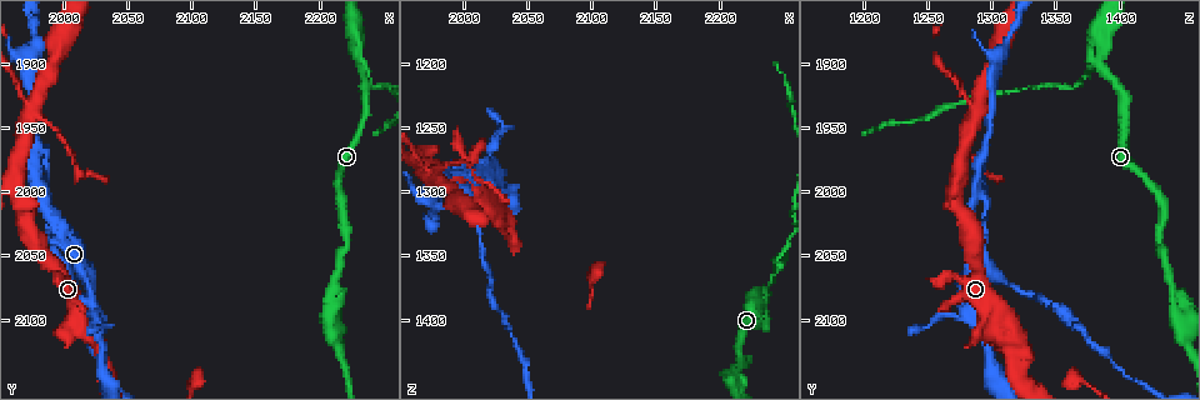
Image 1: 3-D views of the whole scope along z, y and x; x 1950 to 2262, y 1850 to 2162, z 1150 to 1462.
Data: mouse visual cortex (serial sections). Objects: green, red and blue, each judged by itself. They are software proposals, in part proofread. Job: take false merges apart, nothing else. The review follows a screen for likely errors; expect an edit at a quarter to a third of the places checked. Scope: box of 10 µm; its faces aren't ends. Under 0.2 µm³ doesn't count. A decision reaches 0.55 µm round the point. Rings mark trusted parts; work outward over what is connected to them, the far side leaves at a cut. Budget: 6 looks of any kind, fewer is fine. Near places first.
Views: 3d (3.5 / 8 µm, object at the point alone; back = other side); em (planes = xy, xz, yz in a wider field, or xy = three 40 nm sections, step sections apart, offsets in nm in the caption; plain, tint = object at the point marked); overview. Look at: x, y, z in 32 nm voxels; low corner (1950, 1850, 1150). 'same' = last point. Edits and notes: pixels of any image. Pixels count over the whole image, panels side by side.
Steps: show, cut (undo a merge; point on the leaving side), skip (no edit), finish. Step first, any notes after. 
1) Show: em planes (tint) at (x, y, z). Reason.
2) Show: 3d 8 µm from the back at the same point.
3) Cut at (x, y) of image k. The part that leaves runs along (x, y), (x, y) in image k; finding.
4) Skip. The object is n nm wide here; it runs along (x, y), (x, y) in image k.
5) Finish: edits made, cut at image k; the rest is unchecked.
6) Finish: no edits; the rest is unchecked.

Show: 3d 3.5 µm at (2236, 1902, 1384). Arms part here.

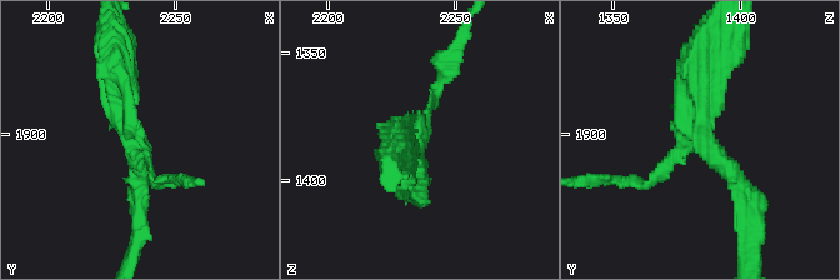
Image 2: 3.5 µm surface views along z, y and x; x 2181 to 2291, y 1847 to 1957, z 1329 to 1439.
Show: em xy step 2 (tint) at (2236, 1903, 1384). Need the tissue.

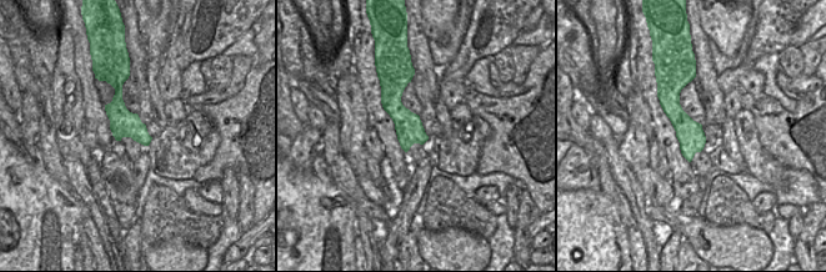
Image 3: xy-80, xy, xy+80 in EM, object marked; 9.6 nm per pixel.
Skip. The object is 260 nm wide here; it runs along (751, 208), (700, 143), (716, 66) in image 2; all the same cell.

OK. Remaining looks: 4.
Show: 3d 8 µm at (1974, 1938, 1288).

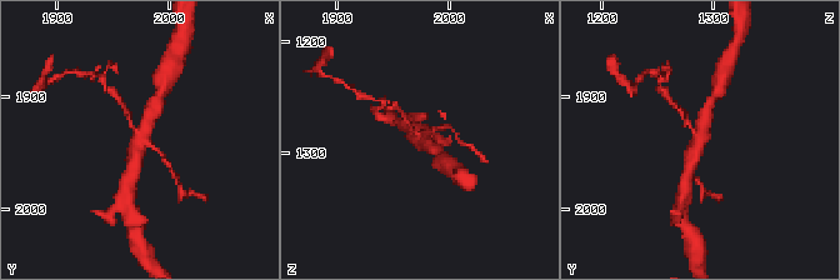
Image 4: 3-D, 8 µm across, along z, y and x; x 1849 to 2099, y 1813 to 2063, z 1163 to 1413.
Show: em xy step 3 (tint) at the same point.

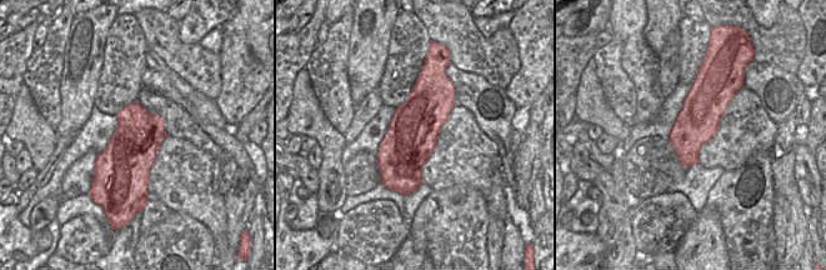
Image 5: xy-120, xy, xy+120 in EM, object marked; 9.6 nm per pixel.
Cut at (684, 114) of image 4. Two cells meet here.

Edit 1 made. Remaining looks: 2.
Finish: edits made, cut at image 4; the rest is unchecked.

